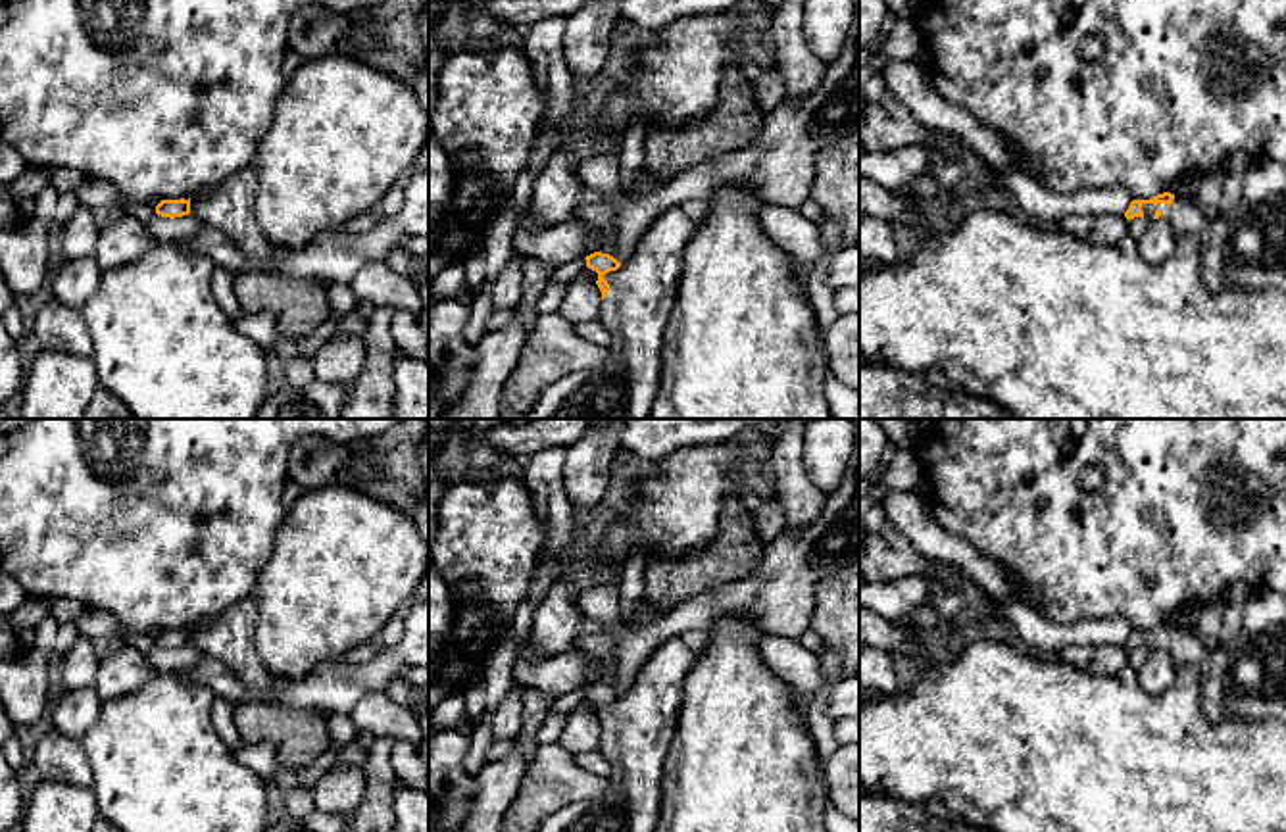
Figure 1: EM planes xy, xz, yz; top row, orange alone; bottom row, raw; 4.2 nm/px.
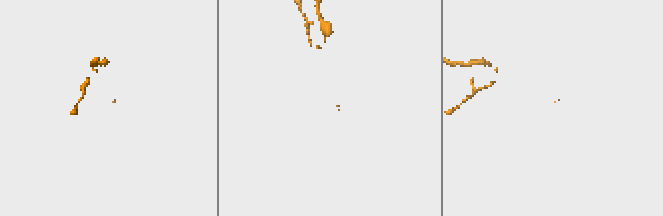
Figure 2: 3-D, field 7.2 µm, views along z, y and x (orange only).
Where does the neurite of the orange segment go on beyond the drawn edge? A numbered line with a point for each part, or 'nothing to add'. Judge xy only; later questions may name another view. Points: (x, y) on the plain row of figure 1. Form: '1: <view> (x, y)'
1: xy (227, 636)

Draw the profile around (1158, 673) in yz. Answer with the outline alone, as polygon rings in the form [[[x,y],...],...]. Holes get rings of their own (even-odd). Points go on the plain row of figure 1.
[[[1151,649],[1146,663],[1136,671],[1138,682],[1148,692],[1163,692],[1176,678],[1178,667],[1173,663],[1171,655],[1165,649]]]

